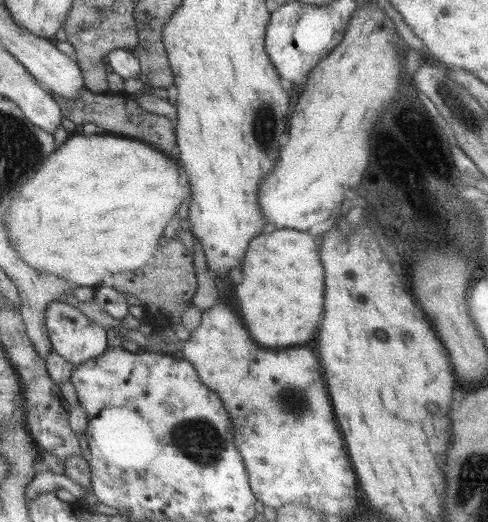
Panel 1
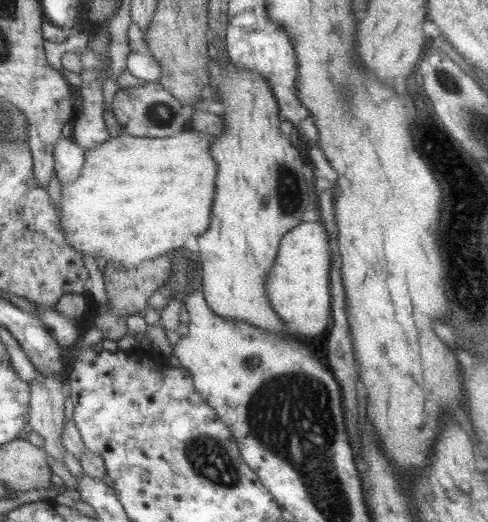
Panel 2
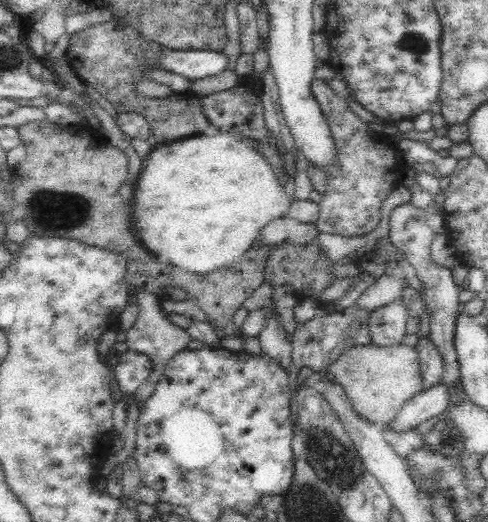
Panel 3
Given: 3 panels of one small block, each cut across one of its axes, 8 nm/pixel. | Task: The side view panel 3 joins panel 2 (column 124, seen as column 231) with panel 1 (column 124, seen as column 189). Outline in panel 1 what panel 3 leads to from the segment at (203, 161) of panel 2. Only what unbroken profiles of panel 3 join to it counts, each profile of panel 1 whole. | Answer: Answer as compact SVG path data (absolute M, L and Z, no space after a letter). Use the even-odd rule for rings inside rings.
M94 133L92 135L73 135L61 143L59 147L55 147L53 152L49 154L47 160L41 164L41 168L35 171L35 174L21 186L21 190L17 192L17 196L11 200L7 212L5 212L5 228L9 234L9 245L12 250L21 258L21 261L32 270L39 273L47 273L53 277L63 279L69 284L69 291L73 291L76 287L94 287L101 284L105 275L117 274L119 272L136 271L147 273L151 268L150 259L152 254L159 246L157 240L161 236L164 226L173 216L177 216L177 210L181 202L189 202L191 195L191 186L184 187L179 183L179 176L184 173L183 166L177 160L173 160L171 156L163 154L161 150L155 150L151 144L141 140L124 137L117 134Z

